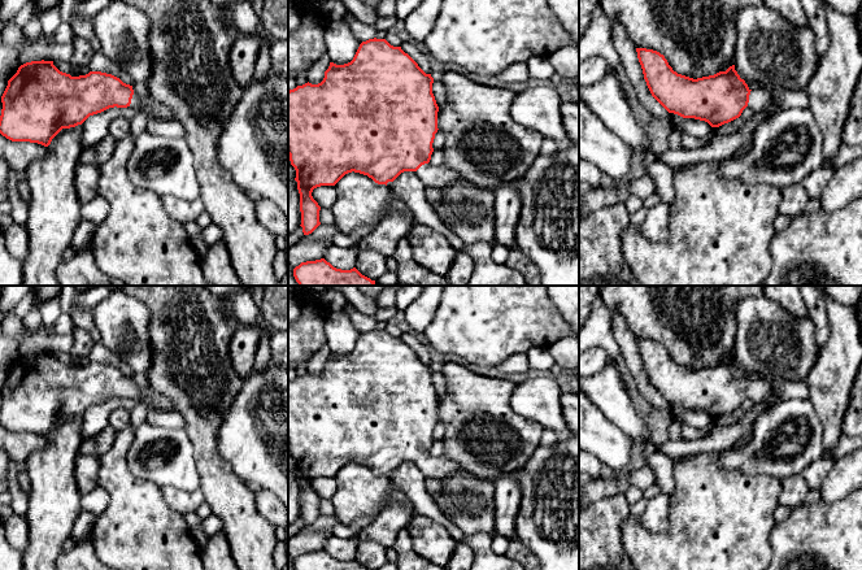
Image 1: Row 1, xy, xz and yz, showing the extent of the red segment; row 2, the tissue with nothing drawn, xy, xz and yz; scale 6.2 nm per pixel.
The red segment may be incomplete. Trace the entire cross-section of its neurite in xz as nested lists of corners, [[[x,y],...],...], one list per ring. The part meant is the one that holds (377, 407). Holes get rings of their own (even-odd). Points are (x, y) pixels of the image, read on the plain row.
[[[386,330],[362,332],[353,351],[344,356],[330,353],[325,369],[318,375],[305,374],[288,382],[288,447],[296,461],[300,484],[301,518],[304,526],[312,525],[319,515],[321,497],[312,483],[321,477],[335,477],[345,465],[360,464],[378,475],[393,473],[404,462],[414,462],[425,477],[443,479],[457,473],[466,474],[445,456],[430,453],[432,434],[437,423],[437,403],[432,384],[434,369],[426,365],[401,338],[391,336]]]

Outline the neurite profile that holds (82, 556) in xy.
[[[92,541],[75,543],[73,549],[61,553],[56,561],[57,570],[112,570],[95,553]]]

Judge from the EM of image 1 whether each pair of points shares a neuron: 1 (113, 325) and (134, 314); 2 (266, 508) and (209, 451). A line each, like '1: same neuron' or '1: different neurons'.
1: same neuron
2: different neurons

